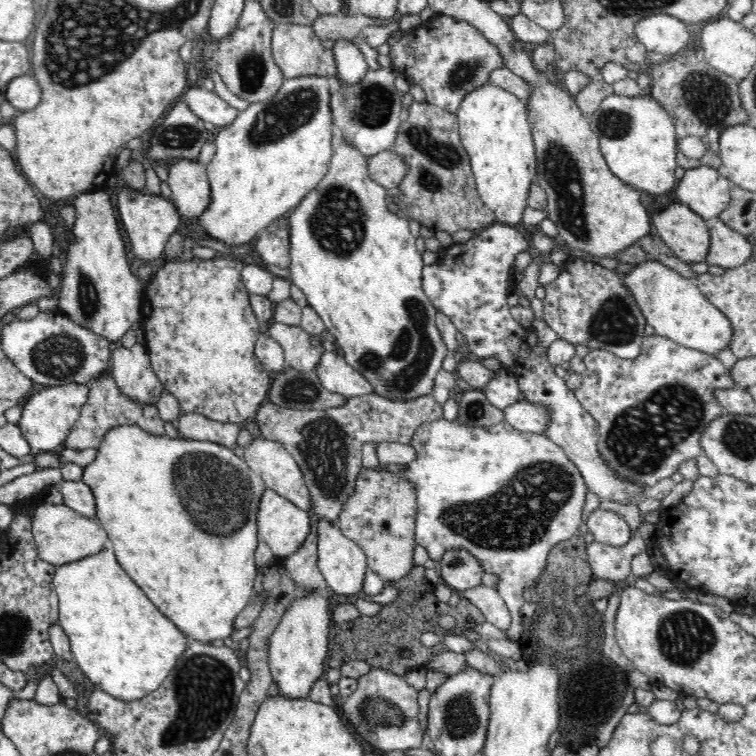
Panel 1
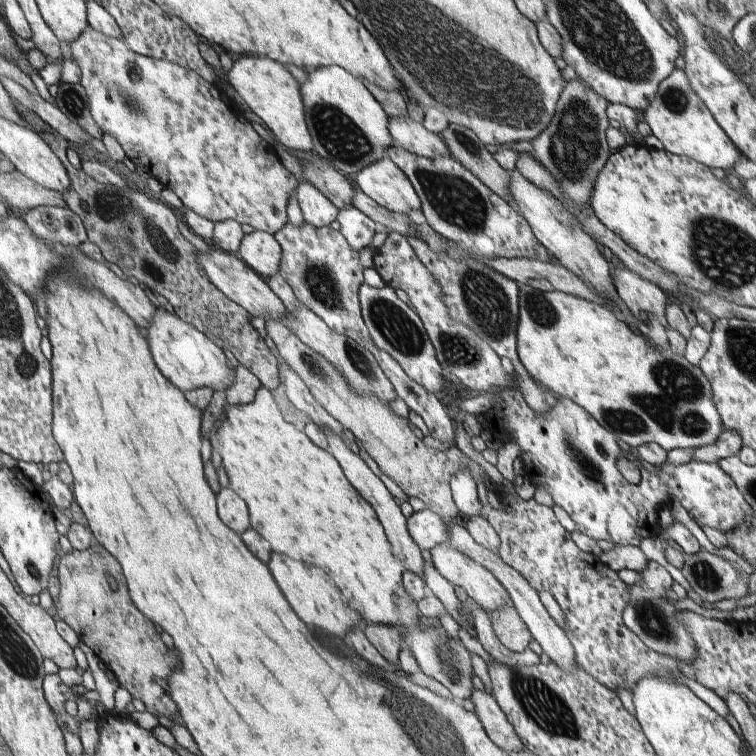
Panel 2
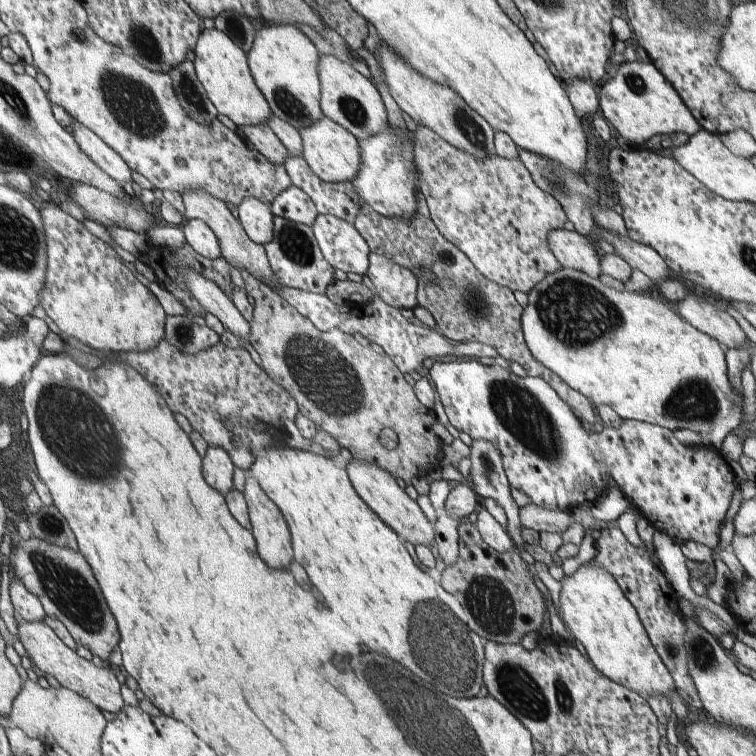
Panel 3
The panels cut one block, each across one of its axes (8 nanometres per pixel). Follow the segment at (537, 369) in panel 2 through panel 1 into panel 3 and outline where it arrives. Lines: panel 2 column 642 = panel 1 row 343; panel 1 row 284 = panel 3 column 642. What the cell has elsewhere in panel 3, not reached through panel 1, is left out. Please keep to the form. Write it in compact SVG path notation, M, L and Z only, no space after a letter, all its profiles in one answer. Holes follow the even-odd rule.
M562 268L553 274L548 274L544 281L541 281L535 289L530 290L528 295L528 306L524 310L523 330L527 336L527 348L536 360L552 370L556 376L566 382L574 391L578 391L592 404L594 408L601 405L607 405L612 408L623 420L629 419L659 425L674 432L679 429L690 429L702 435L703 445L713 446L719 449L724 439L743 422L743 396L736 393L730 385L727 374L727 363L725 354L720 348L720 344L710 336L696 330L686 320L675 314L661 302L657 295L645 296L638 292L629 292L628 290L616 290L604 286L599 279L591 278L581 271Z

